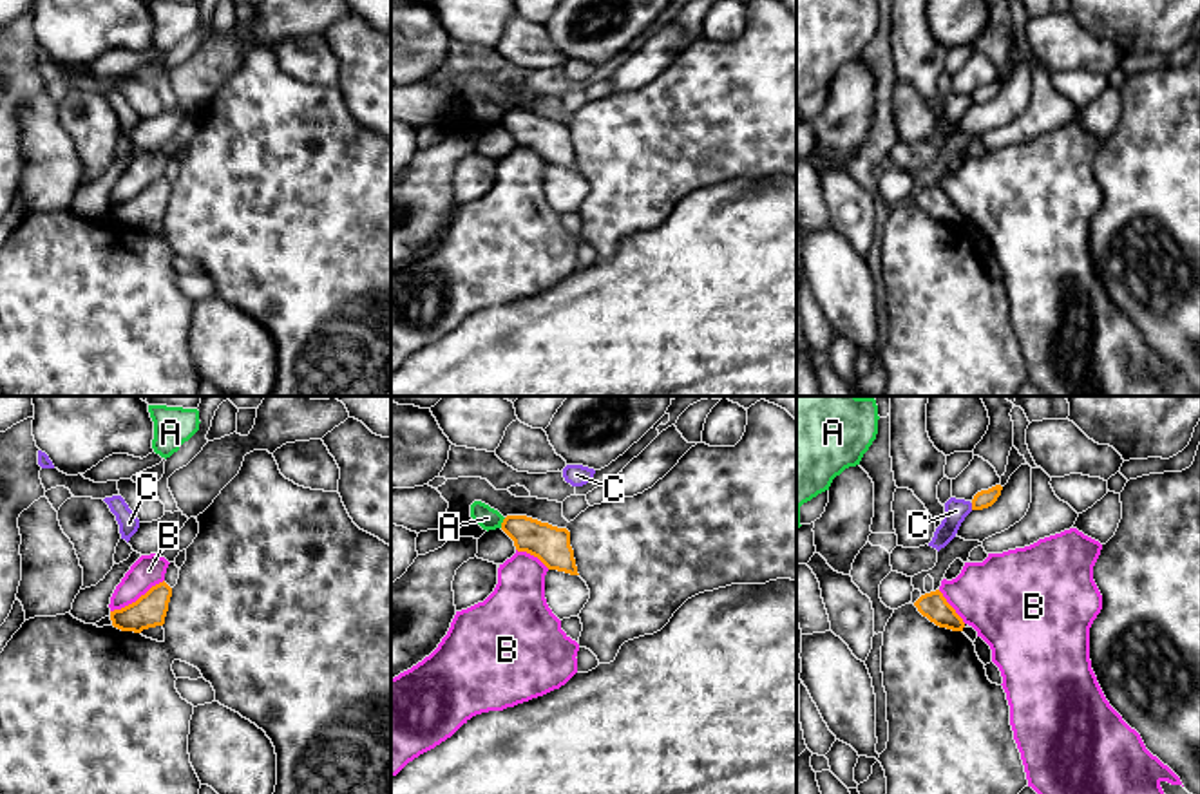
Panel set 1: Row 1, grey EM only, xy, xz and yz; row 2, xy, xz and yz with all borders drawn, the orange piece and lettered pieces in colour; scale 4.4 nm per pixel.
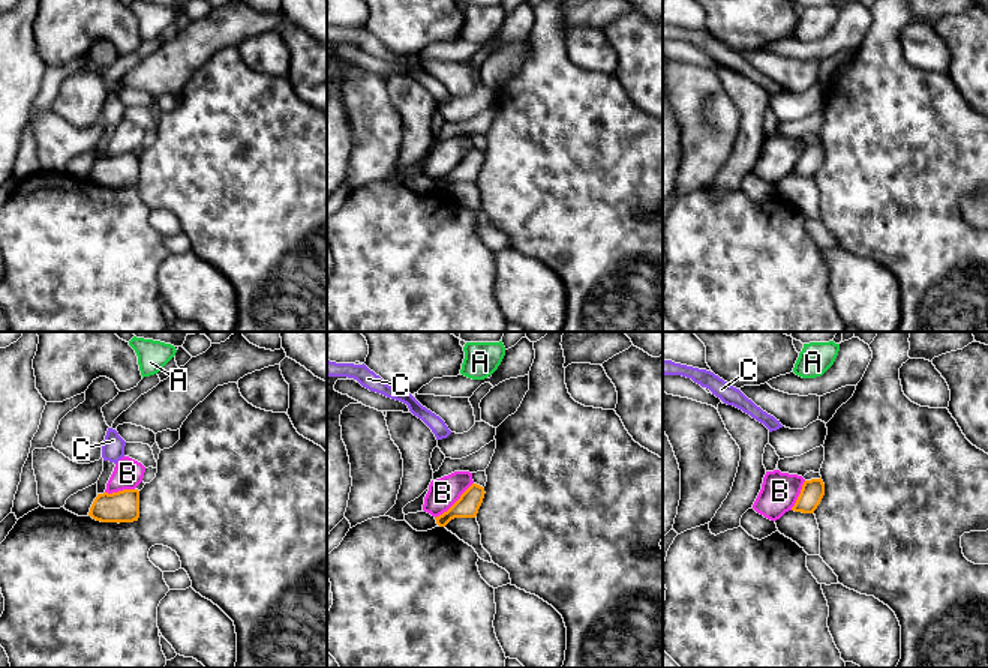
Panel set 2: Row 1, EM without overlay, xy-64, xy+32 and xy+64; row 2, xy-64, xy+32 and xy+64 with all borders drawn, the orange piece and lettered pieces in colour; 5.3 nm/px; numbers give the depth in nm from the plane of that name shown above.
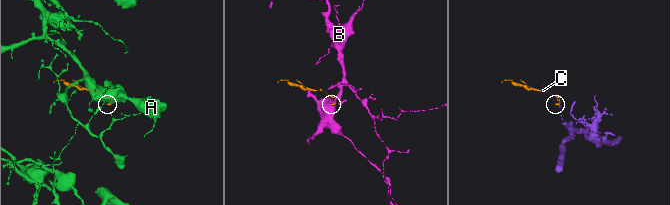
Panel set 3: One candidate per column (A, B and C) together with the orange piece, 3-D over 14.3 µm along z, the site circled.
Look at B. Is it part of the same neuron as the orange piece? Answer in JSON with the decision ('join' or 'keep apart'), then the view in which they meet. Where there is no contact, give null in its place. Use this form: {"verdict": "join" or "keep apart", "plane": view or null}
{"verdict": "keep apart", "plane": "xy"}

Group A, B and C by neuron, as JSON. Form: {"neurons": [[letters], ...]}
{"neurons": [["A"], ["B"], ["C"]]}

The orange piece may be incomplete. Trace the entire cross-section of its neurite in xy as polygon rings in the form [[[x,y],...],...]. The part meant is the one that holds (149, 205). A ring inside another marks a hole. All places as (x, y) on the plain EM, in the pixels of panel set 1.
[[[163,175],[152,181],[136,197],[121,204],[110,206],[112,221],[121,226],[134,226],[134,228],[163,221],[170,192],[172,192],[172,183]]]

